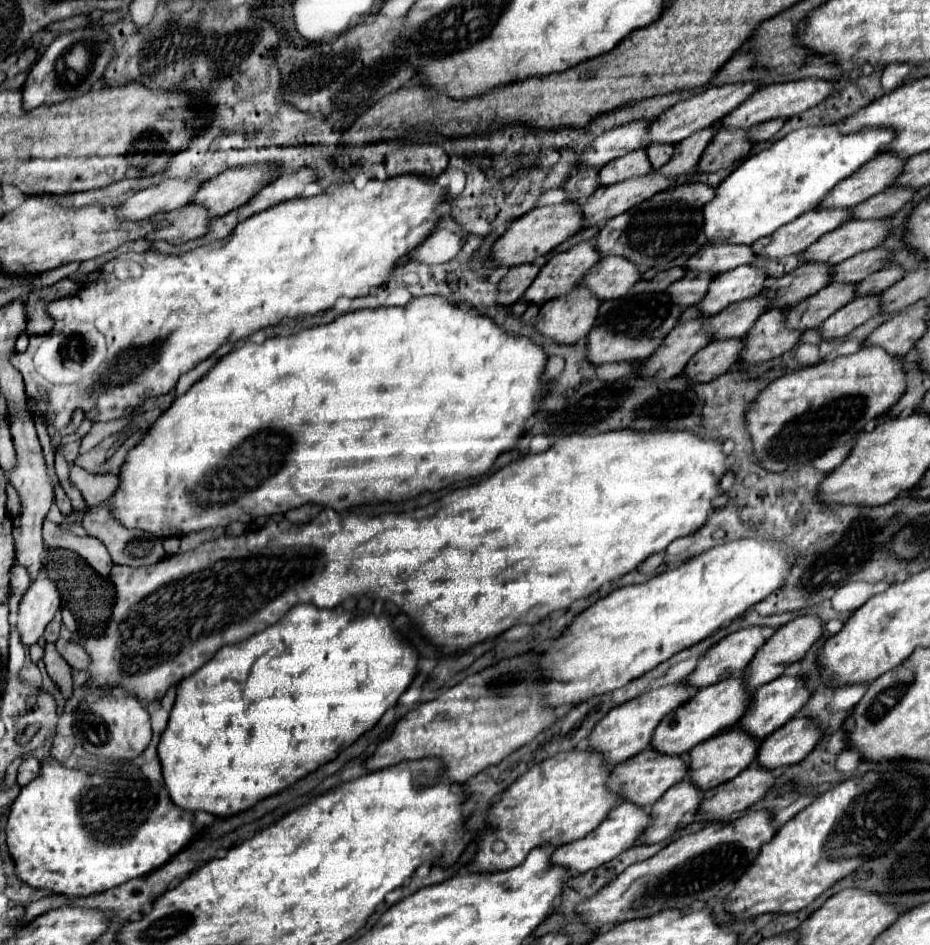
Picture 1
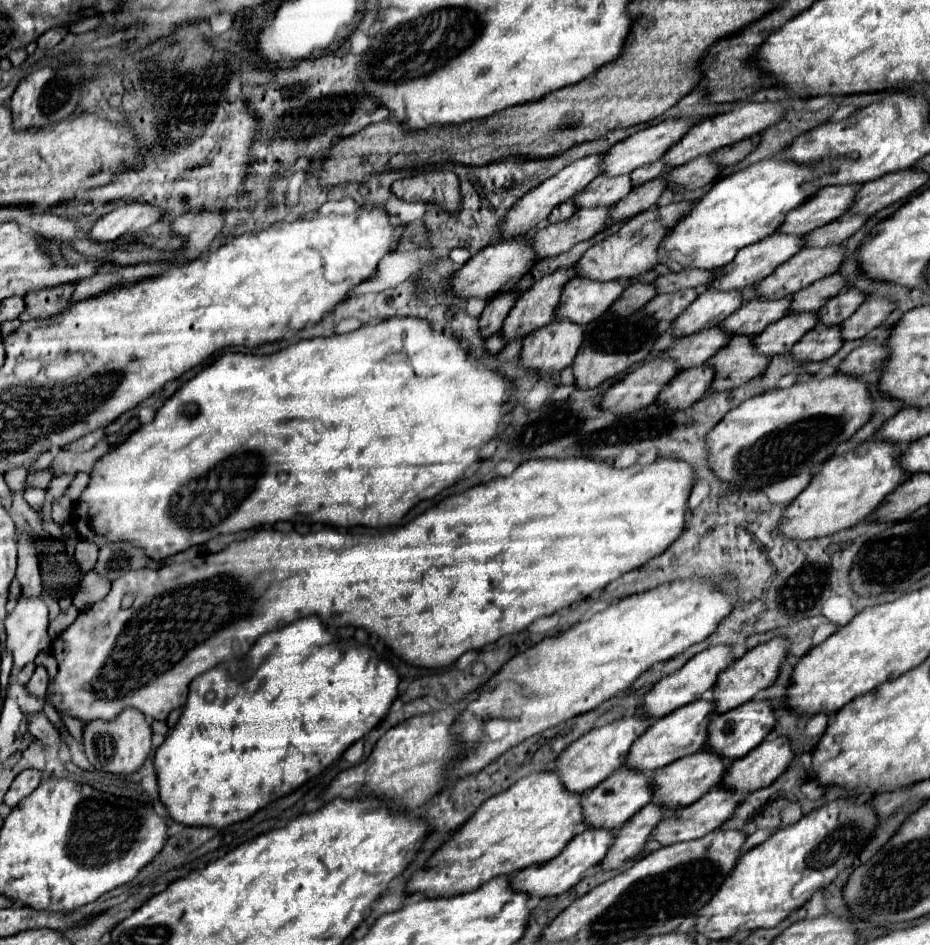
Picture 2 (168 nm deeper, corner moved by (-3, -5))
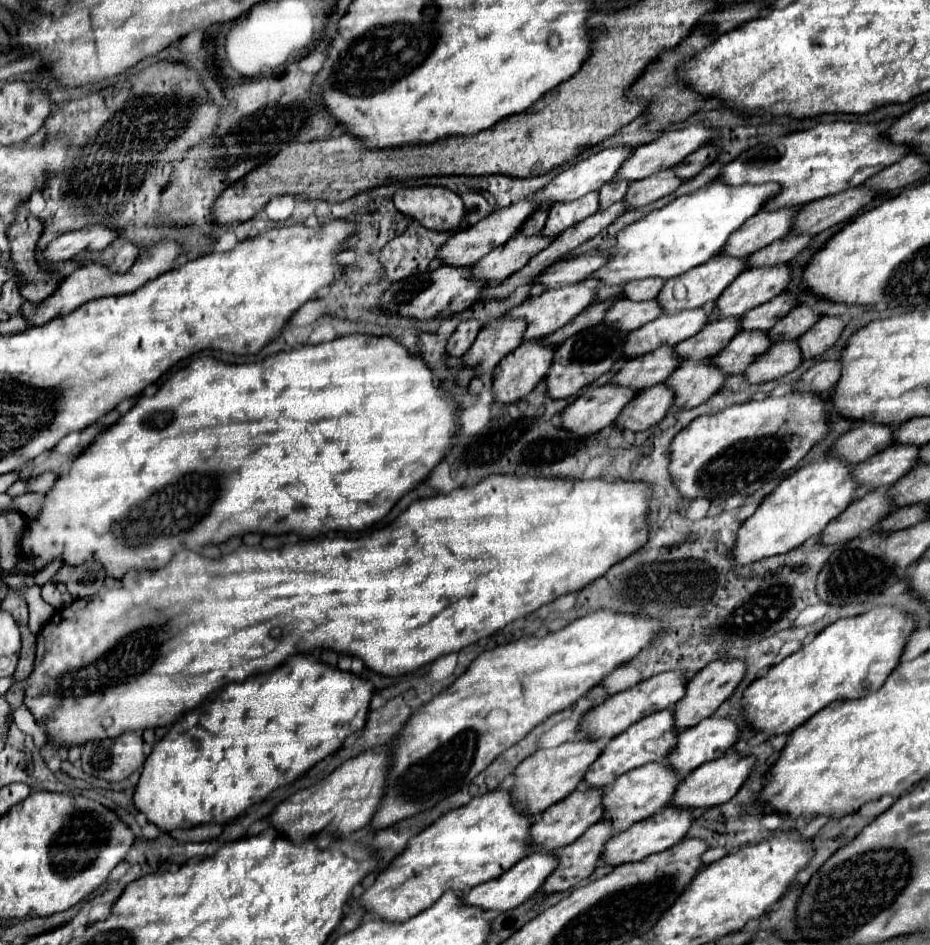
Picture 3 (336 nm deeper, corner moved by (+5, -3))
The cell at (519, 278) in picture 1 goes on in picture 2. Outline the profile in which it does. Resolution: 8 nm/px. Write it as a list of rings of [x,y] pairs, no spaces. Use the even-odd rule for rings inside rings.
[[[509,290],[509,292],[499,292],[497,296],[493,296],[487,302],[487,306],[485,306],[485,310],[483,310],[481,318],[479,318],[479,326],[481,326],[483,336],[489,338],[489,336],[493,336],[495,332],[501,330],[509,310],[513,308],[513,304],[517,300],[517,296],[519,296],[519,292]]]

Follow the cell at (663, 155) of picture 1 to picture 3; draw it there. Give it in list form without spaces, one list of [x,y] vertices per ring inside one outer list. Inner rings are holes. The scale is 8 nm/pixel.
[[[613,180],[613,182],[607,182],[601,190],[599,190],[599,198],[601,198],[601,206],[599,210],[605,210],[605,206],[611,206],[613,202],[619,202],[623,196],[625,196],[625,190],[629,188],[629,182],[625,180]]]

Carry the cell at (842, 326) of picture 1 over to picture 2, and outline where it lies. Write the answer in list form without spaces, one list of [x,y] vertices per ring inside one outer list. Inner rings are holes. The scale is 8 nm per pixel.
[[[817,324],[791,348],[791,354],[799,362],[827,360],[843,346],[843,342],[845,340],[841,336],[841,326]]]

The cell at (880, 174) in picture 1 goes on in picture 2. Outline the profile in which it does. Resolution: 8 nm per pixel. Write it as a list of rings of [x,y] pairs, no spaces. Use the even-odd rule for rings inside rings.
[[[861,184],[821,188],[821,192],[809,198],[807,204],[801,204],[801,208],[795,208],[793,212],[789,212],[789,216],[785,218],[785,222],[777,232],[809,234],[811,230],[841,218],[855,204],[859,190],[861,190]]]

